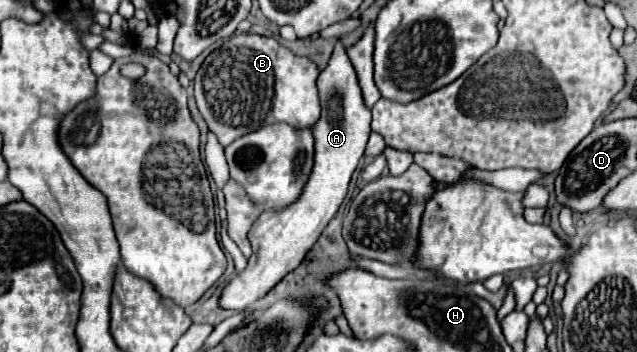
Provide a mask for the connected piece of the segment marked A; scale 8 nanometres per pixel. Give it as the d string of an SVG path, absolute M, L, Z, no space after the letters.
M341 43L335 45L327 67L321 71L317 89L321 101L321 117L313 125L315 165L309 181L303 187L303 193L291 205L261 213L261 217L251 227L249 241L253 245L253 255L249 257L245 271L233 277L231 283L223 289L221 307L225 309L245 311L255 299L263 297L277 281L281 281L289 271L297 269L303 263L307 251L317 243L319 235L343 203L351 175L363 157L371 133L371 109L367 109L363 101L355 69Z

